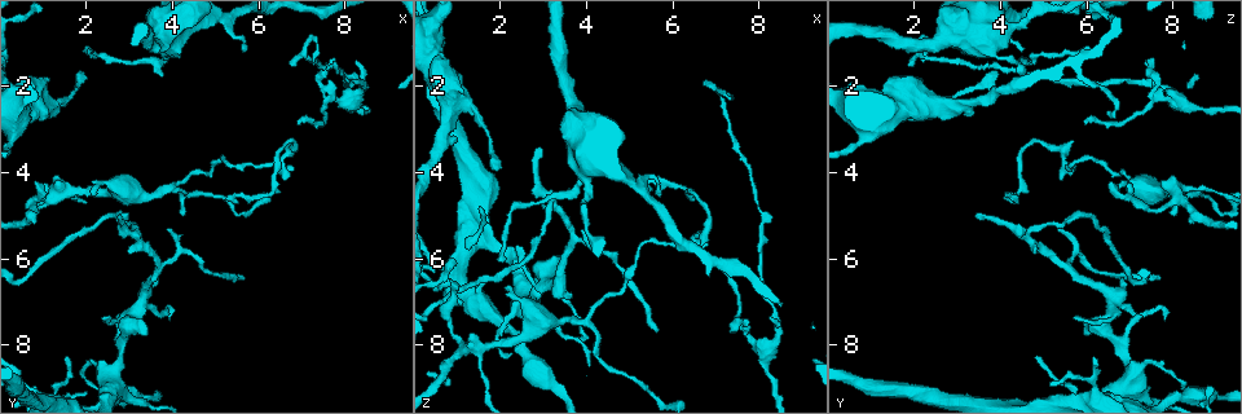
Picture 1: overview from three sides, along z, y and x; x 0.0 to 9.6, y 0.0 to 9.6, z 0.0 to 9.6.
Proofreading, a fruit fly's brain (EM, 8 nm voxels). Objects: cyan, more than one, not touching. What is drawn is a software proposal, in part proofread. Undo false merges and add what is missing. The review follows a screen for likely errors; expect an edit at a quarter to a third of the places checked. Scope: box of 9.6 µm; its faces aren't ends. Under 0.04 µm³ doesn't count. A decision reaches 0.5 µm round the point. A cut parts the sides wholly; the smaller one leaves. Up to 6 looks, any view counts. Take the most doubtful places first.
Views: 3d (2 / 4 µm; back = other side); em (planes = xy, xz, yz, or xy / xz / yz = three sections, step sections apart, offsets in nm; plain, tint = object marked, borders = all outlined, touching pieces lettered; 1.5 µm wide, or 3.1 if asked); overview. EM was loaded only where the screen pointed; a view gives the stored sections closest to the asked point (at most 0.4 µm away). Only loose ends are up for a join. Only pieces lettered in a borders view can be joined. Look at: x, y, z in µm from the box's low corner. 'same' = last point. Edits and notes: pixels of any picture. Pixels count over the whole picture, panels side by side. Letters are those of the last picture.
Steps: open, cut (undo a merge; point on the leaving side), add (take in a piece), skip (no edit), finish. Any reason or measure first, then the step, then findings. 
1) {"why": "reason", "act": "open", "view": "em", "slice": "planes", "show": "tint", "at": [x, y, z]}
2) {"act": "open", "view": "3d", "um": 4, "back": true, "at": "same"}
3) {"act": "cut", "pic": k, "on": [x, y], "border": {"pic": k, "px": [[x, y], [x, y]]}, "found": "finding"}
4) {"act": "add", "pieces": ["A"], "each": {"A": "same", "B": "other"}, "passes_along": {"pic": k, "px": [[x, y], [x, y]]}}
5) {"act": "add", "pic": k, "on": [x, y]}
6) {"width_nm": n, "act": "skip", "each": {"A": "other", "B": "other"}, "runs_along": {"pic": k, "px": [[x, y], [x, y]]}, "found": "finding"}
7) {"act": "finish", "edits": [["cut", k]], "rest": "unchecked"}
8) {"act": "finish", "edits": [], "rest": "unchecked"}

{"why": "free end", "act": "open", "view": "em", "slice": "xy", "step": 4, "show": "borders", "at": [3.90, 7.40, 7.85]}

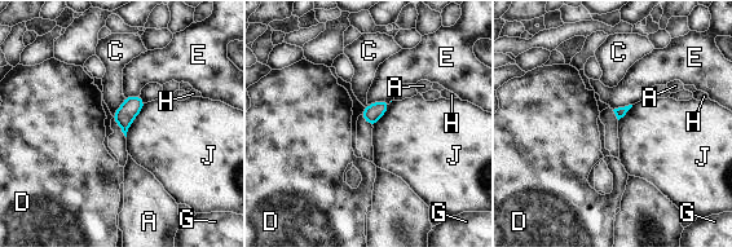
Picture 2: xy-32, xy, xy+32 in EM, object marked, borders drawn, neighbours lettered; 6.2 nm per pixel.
{"act": "skip", "each": {"A": "other", "C": "other", "D": "other", "E": "other", "G": "other", "H": "other", "J": "other"}, "border": {"pic": 2, "px": [[145, 102], [126, 137]]}, "found": "no lettered piece goes on from it"}

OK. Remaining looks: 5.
{"why": "branch stops here", "act": "open", "view": "em", "slice": "planes", "show": "borders", "at": [5.20, 4.65, 4.25]}

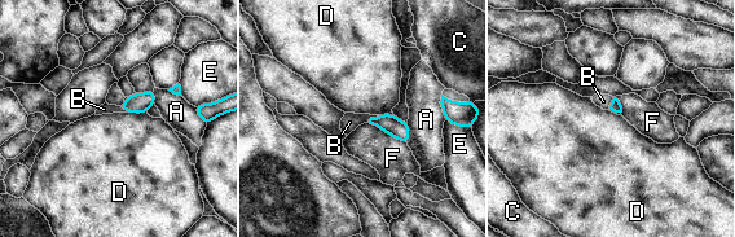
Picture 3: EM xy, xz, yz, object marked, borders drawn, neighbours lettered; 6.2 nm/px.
{"act": "add", "pieces": ["B"], "each": {"A": "other", "B": "same", "C": "other", "D": "other", "E": "other", "F": "other"}, "passes_along": {"pic": 3, "px": [[615, 105], [610, 108], [603, 101]]}, "found": "the neuron continues"}

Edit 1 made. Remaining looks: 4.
{"act": "open", "view": "overview"}

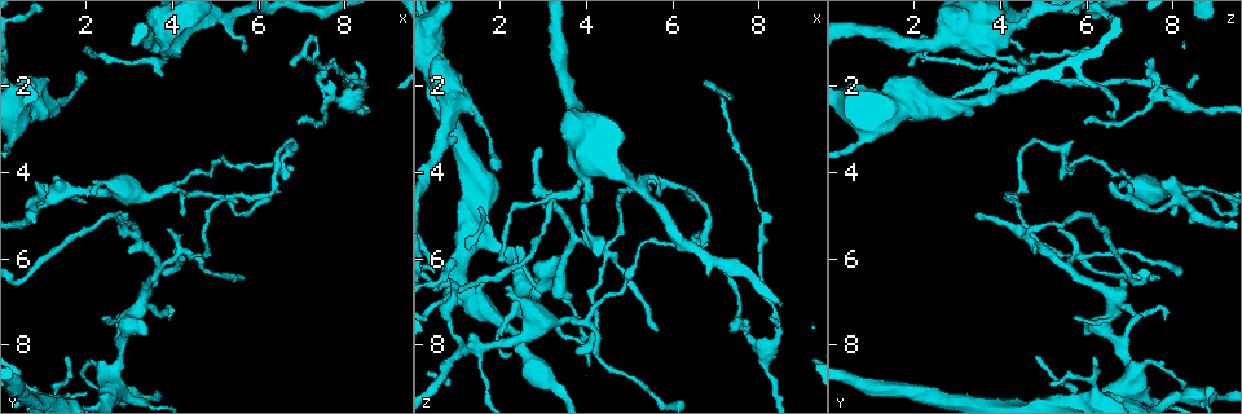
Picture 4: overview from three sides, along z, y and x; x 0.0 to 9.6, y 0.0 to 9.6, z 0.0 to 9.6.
{"why": "abrupt turn", "act": "open", "view": "em", "slice": "planes", "show": "borders", "at": [6.60, 3.50, 4.55]}

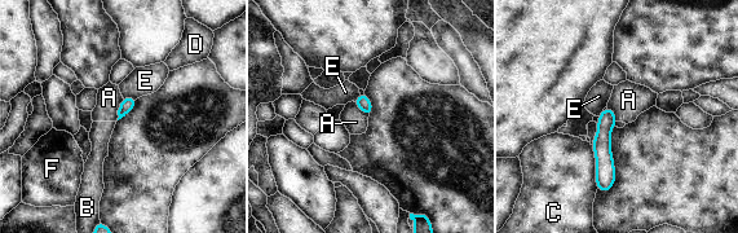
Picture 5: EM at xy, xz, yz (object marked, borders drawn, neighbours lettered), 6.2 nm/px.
{"width_nm": 90, "act": "skip", "each": {"A": "other", "B": "other", "C": "other", "D": "other", "E": "other", "F": "other"}, "border": {"pic": 5, "px": [[123, 99], [119, 104], [116, 119]]}, "found": "all the same neuron"}

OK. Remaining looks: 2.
{"act": "finish", "edits": [["add", 3]], "rest": "unchecked"}

